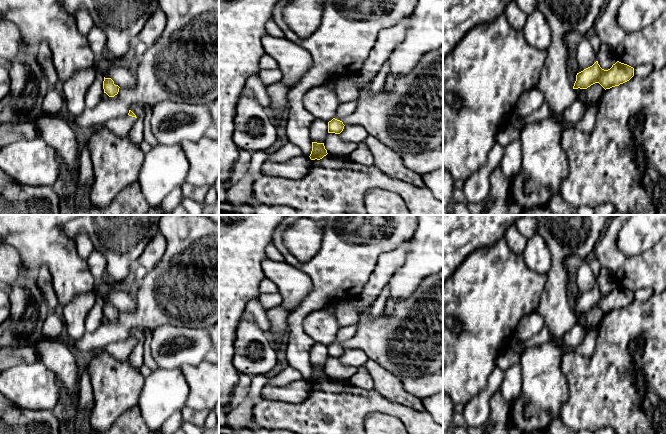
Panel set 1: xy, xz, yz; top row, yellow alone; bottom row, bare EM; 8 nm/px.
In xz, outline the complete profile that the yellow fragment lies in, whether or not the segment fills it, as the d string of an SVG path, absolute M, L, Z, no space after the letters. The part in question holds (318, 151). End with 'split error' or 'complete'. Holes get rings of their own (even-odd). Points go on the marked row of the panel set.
M312 142L312 151L310 154L310 159L311 160L320 160L324 156L326 156L327 150L325 149L324 143L317 143L317 142Z | complete

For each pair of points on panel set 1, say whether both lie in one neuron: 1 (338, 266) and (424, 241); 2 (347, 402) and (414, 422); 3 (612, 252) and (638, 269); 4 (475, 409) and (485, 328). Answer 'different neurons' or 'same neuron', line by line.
1: different neurons
2: same neuron
3: same neuron
4: different neurons

